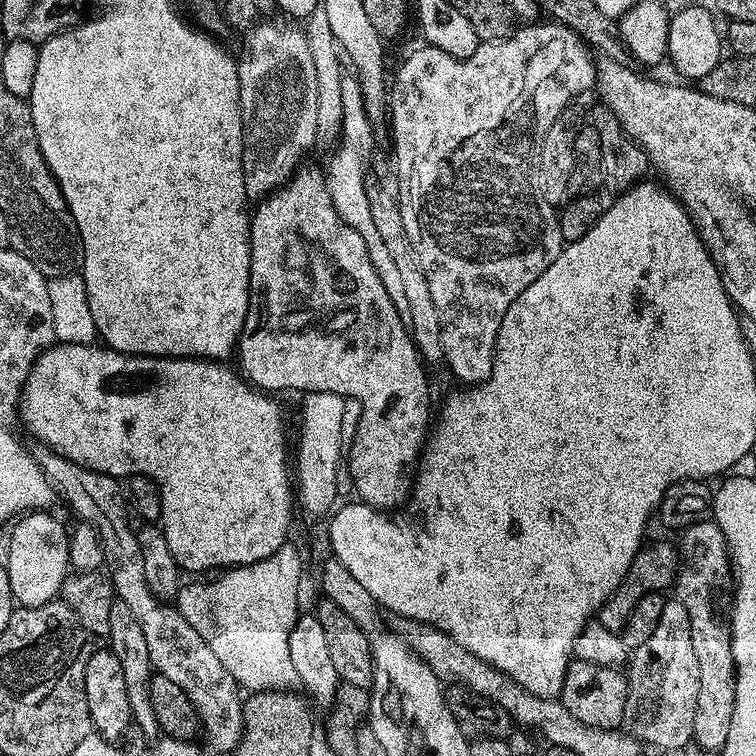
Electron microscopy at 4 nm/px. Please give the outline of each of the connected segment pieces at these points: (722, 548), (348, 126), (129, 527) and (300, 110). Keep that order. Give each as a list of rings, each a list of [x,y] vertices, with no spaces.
[[[709,518],[679,533],[678,571],[674,581],[675,599],[682,602],[690,616],[690,638],[694,638],[694,654],[698,657],[698,710],[694,714],[695,747],[719,753],[730,734],[730,718],[734,714],[736,667],[732,661],[732,641],[726,620],[716,613],[720,591],[730,584],[728,543],[716,521]]]
[[[368,122],[364,124],[345,123],[338,147],[331,153],[332,161],[326,164],[326,175],[328,177],[328,189],[330,198],[334,198],[334,210],[338,210],[341,218],[366,242],[366,250],[370,254],[370,262],[374,262],[374,270],[378,270],[378,278],[382,278],[382,286],[386,286],[386,294],[390,294],[390,302],[402,314],[407,313],[408,303],[402,283],[402,277],[396,267],[395,262],[390,258],[389,251],[386,250],[386,242],[382,242],[382,237],[378,234],[378,229],[374,226],[374,217],[370,210],[370,198],[366,194],[366,186],[370,182],[368,176],[368,159],[372,156],[372,147],[376,140],[372,137],[373,125]]]
[[[41,452],[38,456],[39,466],[49,482],[56,487],[62,500],[80,515],[79,519],[83,523],[96,527],[100,541],[104,544],[107,575],[117,597],[130,606],[130,612],[134,618],[138,618],[138,626],[142,626],[153,669],[159,675],[170,678],[170,682],[182,686],[186,698],[194,702],[196,713],[200,716],[203,739],[208,739],[209,746],[216,752],[231,754],[244,733],[244,706],[238,681],[227,664],[218,662],[214,650],[210,650],[202,634],[198,634],[198,630],[186,622],[180,609],[171,603],[157,600],[150,590],[146,582],[146,569],[142,567],[142,550],[134,524],[127,520],[128,504],[121,481],[117,477],[78,466],[57,452]]]
[[[261,19],[247,33],[248,49],[236,66],[244,131],[242,166],[246,194],[252,202],[259,202],[275,188],[282,187],[316,143],[318,74],[314,74],[310,42],[306,42],[299,23],[281,19]]]

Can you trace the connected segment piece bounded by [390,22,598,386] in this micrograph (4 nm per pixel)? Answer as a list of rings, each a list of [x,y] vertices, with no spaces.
[[[528,22],[517,27],[505,40],[481,42],[478,50],[470,54],[470,58],[459,60],[446,50],[419,46],[400,64],[396,72],[396,81],[390,84],[390,120],[392,116],[392,148],[396,151],[396,176],[400,179],[400,196],[398,207],[402,214],[402,226],[406,226],[406,238],[410,238],[410,246],[414,246],[414,254],[418,254],[418,262],[422,262],[422,270],[426,274],[426,283],[430,286],[430,295],[434,298],[434,307],[438,310],[438,318],[442,321],[443,363],[461,380],[461,385],[475,386],[490,378],[494,358],[496,357],[496,339],[502,326],[502,318],[506,318],[506,310],[510,310],[510,302],[530,286],[530,282],[538,279],[543,272],[558,258],[565,246],[560,229],[560,217],[557,209],[544,197],[544,184],[540,180],[540,155],[542,154],[542,138],[550,126],[554,126],[554,118],[562,114],[562,110],[573,103],[575,96],[596,88],[597,61],[592,61],[594,52],[584,39],[564,24],[547,22]]]

